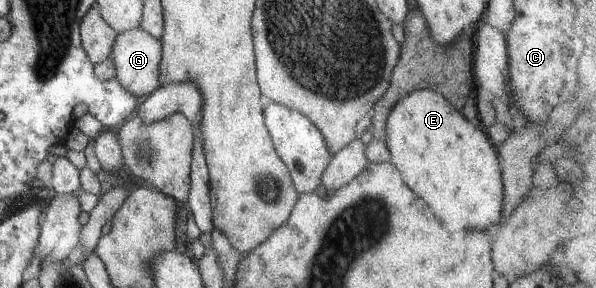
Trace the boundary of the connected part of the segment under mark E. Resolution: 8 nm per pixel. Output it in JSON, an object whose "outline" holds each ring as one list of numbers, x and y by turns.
{"outline":[[423,88,407,93,391,107,385,123,385,140,389,162,399,170,403,182,435,212,435,218,447,232,467,228,494,231,501,219,503,184,496,148,484,127,476,127,461,112,457,112,434,88]]}

